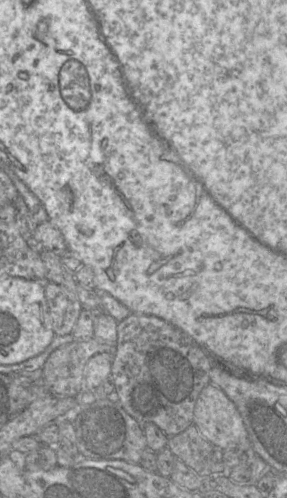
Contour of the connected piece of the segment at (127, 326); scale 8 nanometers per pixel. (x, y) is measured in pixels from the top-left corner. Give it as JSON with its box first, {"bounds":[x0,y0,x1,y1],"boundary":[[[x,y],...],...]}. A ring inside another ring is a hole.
{"bounds":[112,313,213,437],"boundary":[[[130,313],[117,325],[116,354],[112,361],[117,401],[140,424],[152,422],[168,437],[177,435],[193,423],[199,394],[210,383],[213,361],[195,340],[180,328],[153,314]]]}

